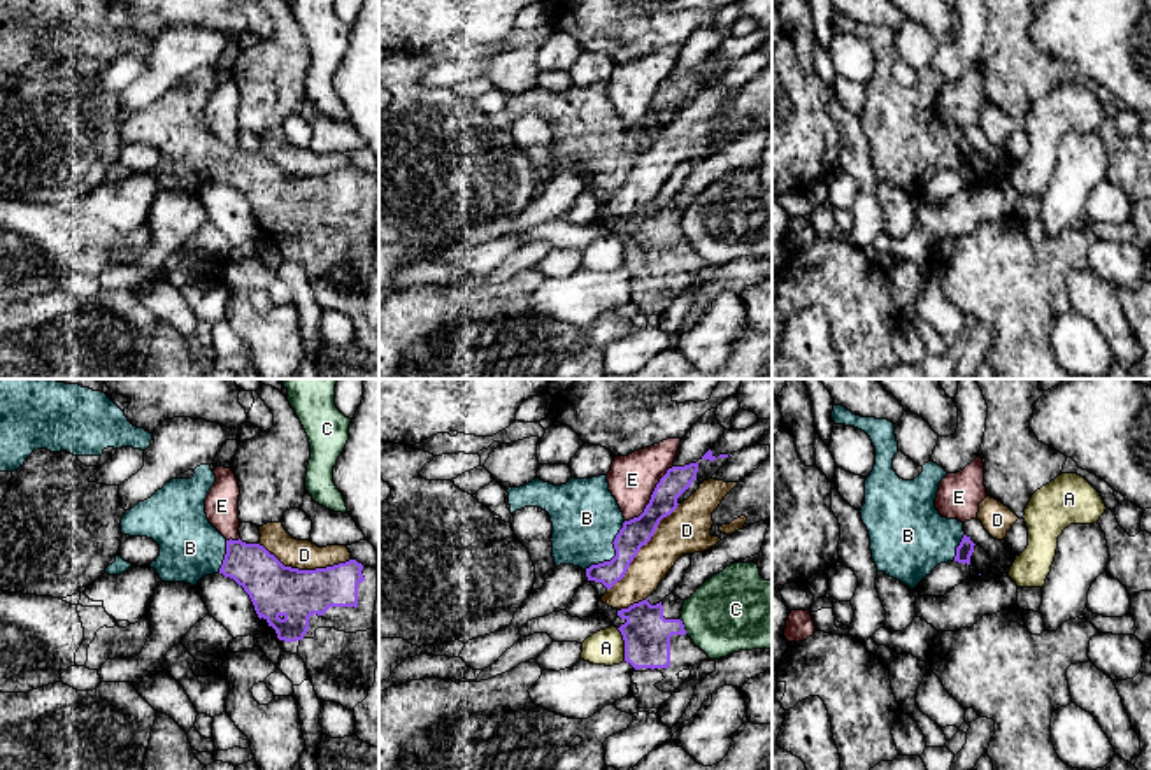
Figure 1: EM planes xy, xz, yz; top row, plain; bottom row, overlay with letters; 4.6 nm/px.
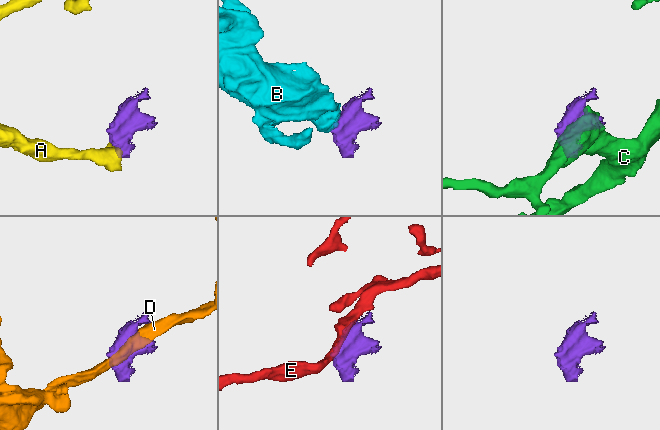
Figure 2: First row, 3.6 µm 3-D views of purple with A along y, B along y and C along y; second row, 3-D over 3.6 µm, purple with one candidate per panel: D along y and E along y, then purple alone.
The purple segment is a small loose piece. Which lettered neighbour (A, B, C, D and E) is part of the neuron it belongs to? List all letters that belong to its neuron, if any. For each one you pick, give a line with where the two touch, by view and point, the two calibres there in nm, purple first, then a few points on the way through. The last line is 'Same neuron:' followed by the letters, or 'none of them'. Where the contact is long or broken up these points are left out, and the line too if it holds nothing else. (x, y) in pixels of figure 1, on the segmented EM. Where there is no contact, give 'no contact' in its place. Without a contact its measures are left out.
B: meets purple in xz at (616, 553); 140 nm thick on the purple side, 320 nm on the other; runs through xz (637, 532), (616, 553), (590, 527), (586, 518)
Same neuron: B

